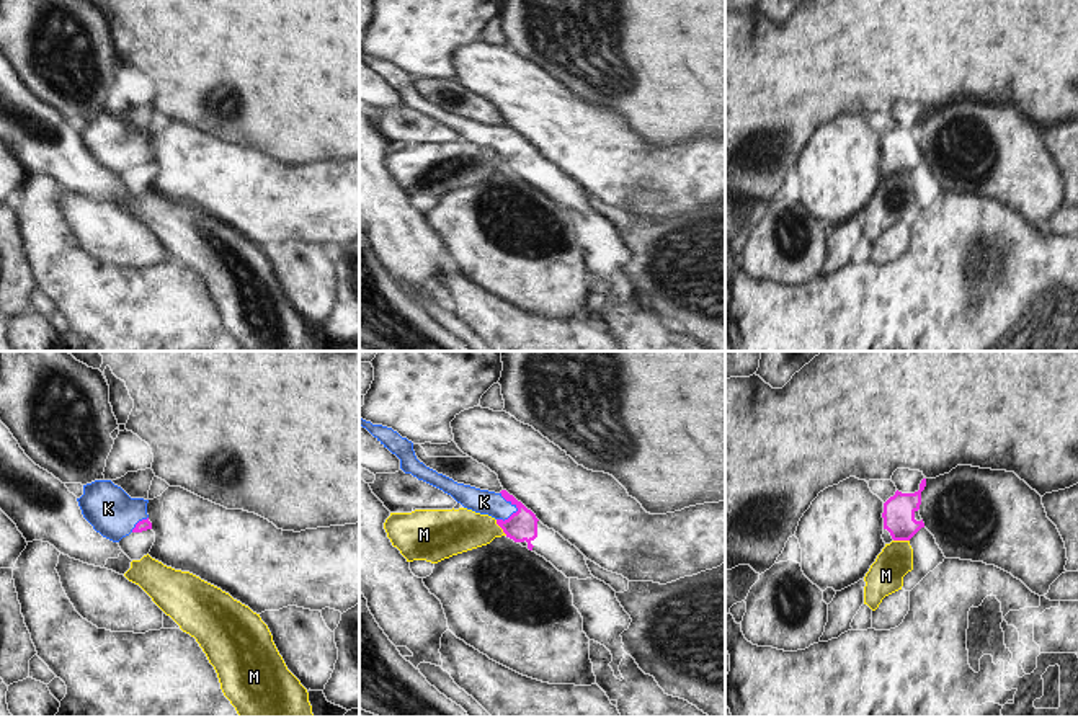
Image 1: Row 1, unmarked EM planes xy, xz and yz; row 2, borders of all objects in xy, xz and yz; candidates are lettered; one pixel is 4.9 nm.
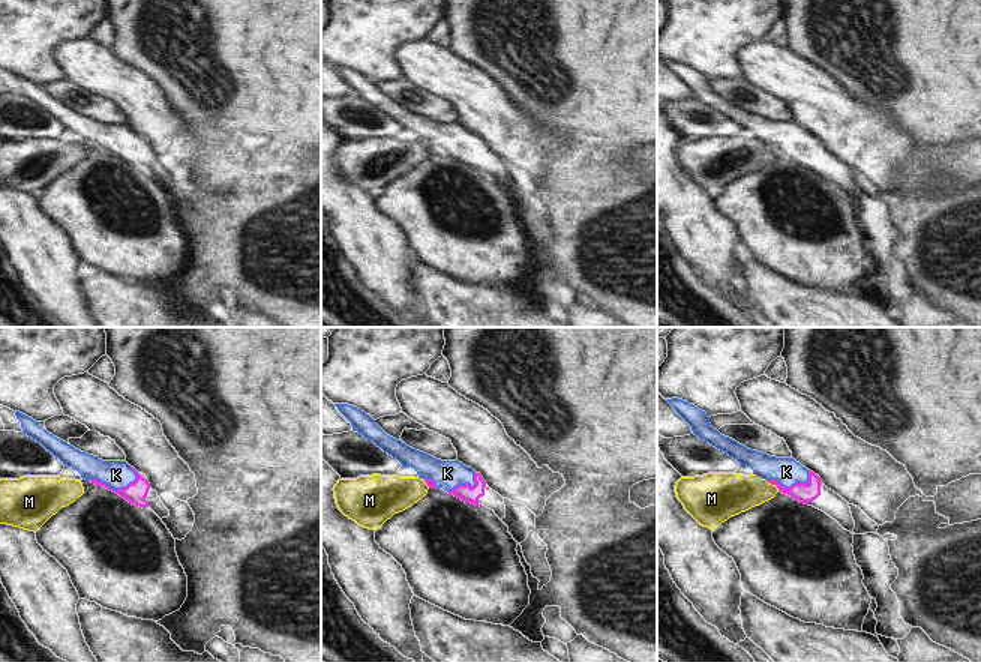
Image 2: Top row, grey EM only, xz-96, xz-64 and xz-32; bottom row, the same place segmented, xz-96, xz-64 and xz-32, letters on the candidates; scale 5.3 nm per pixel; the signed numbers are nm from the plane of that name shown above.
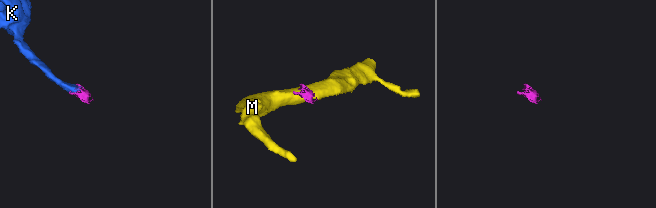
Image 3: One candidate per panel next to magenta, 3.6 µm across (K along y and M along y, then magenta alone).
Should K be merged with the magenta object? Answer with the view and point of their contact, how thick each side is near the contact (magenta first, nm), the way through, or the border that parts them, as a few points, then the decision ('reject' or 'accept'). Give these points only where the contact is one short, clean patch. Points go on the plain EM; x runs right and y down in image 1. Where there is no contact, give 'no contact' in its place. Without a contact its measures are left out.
xz (516, 141) | 150/120 nm | across xz (520, 160), (516, 141), (484, 136) | accept

